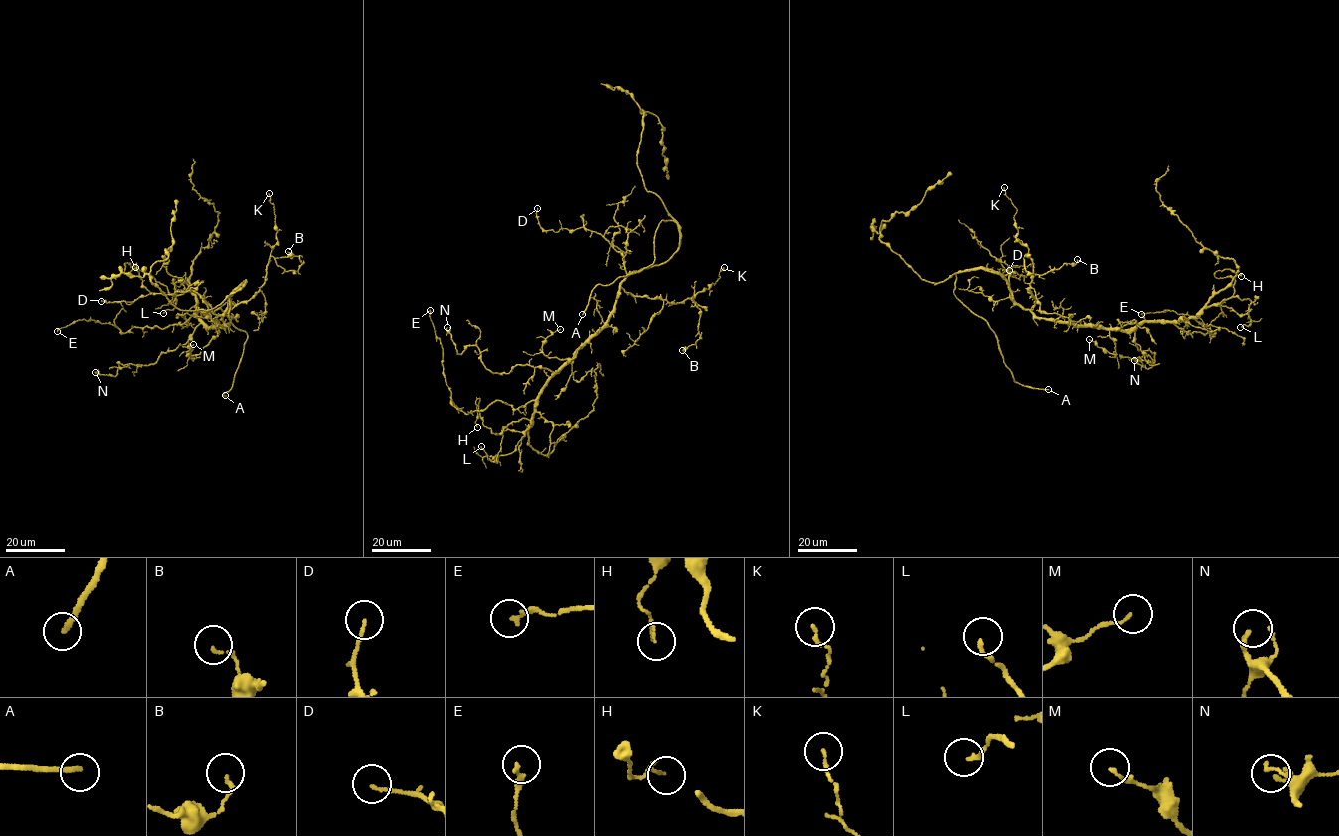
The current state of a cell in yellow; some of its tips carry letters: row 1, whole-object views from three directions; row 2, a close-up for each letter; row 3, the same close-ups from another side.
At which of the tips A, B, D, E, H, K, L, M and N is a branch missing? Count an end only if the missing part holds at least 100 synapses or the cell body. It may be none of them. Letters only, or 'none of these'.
A

